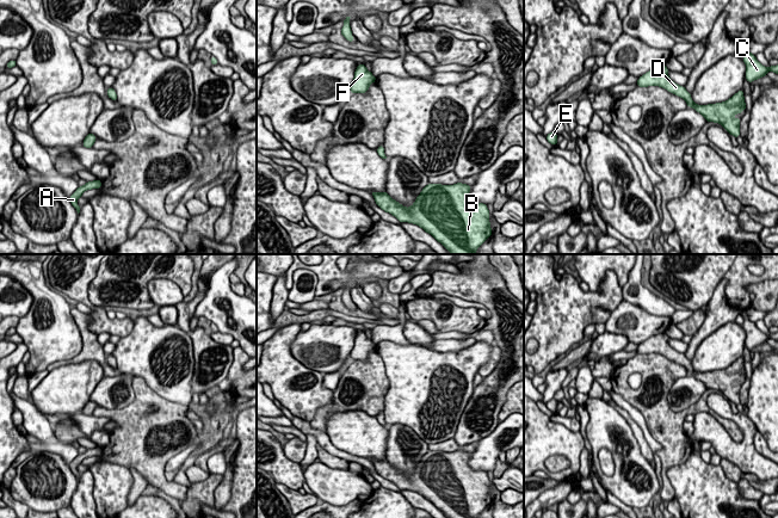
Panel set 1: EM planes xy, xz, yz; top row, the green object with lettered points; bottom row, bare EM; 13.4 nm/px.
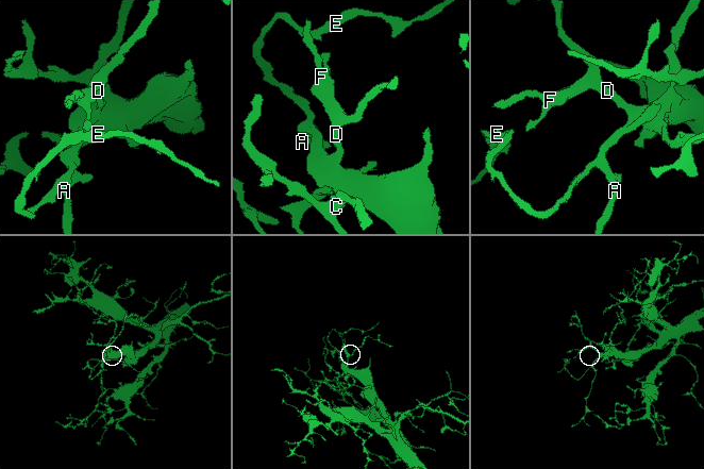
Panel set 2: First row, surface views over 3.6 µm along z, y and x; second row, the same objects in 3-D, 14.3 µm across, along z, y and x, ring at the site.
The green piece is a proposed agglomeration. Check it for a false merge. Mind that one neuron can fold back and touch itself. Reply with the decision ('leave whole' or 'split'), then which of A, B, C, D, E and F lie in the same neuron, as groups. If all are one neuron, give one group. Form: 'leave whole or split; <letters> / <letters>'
leave whole; A B C D E F

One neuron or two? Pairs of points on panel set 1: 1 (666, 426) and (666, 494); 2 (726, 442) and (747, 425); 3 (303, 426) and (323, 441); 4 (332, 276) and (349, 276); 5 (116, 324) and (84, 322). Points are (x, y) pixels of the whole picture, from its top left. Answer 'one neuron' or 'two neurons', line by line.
1: one neuron
2: one neuron
3: one neuron
4: one neuron
5: two neurons

